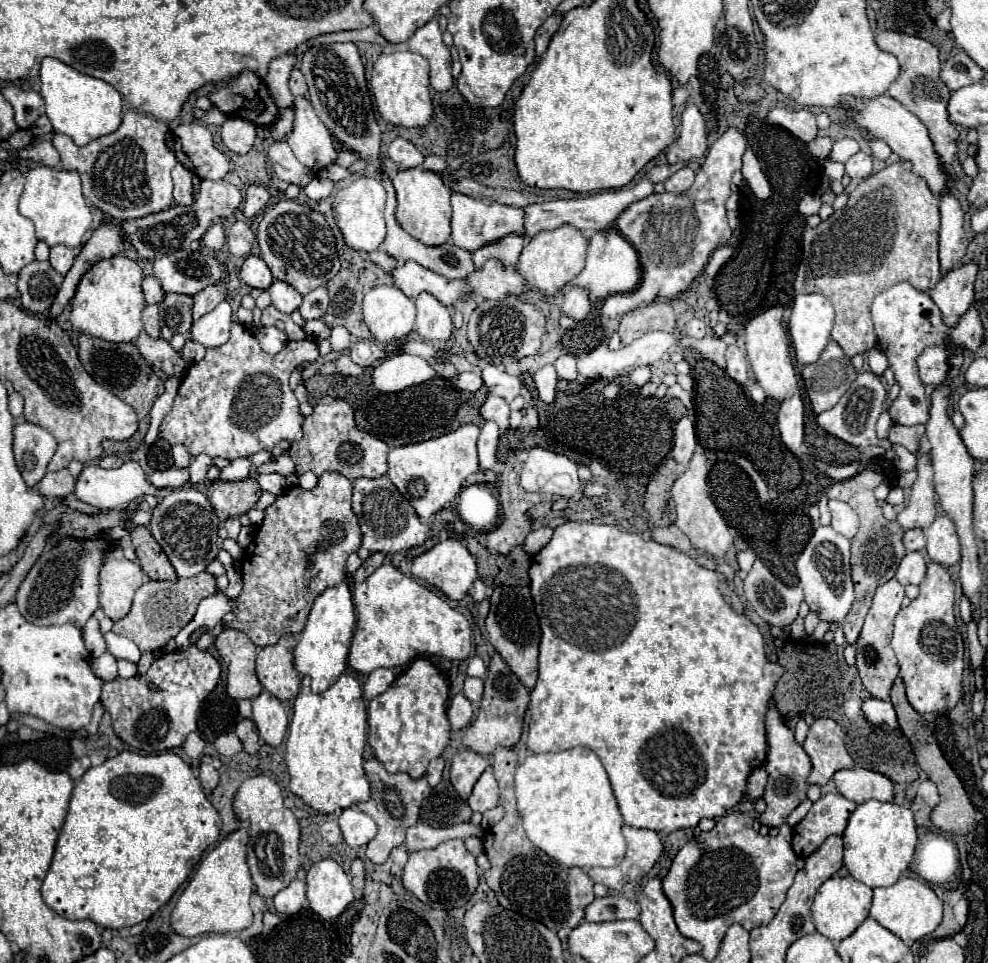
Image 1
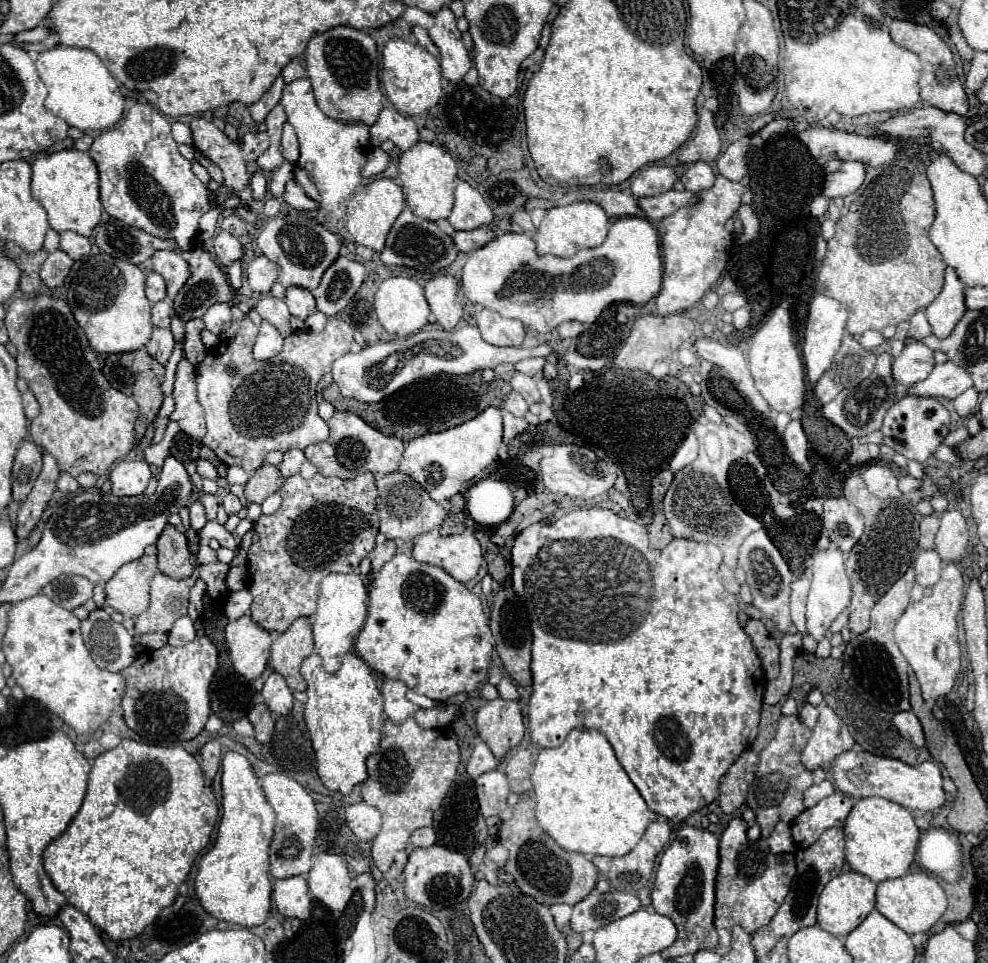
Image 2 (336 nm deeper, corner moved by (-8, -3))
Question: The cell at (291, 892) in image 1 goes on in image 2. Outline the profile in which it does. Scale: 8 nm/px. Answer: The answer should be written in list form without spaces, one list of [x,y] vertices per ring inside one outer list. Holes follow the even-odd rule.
[[[292,876],[274,882],[274,902],[282,916],[286,918],[308,918],[310,916],[310,896],[304,876]]]

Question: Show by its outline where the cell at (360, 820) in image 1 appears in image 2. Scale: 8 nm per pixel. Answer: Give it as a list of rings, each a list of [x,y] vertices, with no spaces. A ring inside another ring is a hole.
[[[358,802],[346,808],[346,822],[350,826],[350,830],[360,838],[360,840],[374,840],[374,836],[380,832],[382,828],[382,816],[380,812],[366,804],[366,802]]]

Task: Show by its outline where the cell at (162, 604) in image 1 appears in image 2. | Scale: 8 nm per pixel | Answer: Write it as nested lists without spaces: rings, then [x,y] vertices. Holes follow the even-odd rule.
[[[158,572],[152,580],[152,600],[146,612],[136,618],[136,636],[146,632],[168,632],[180,616],[188,612],[188,592],[196,578],[174,580]]]

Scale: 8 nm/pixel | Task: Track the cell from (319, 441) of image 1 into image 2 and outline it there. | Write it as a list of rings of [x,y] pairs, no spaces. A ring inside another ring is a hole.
[[[336,412],[330,420],[330,436],[322,444],[308,446],[306,458],[318,468],[324,476],[338,476],[338,478],[356,478],[364,472],[372,474],[388,474],[398,470],[400,458],[404,454],[404,442],[394,436],[386,436],[380,430],[368,426],[360,416],[352,412]]]

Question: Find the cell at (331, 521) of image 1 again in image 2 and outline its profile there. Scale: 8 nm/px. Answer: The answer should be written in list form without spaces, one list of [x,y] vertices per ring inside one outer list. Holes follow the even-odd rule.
[[[324,474],[310,480],[290,476],[284,480],[280,496],[282,506],[274,514],[258,518],[248,550],[248,590],[254,596],[250,616],[268,632],[284,632],[296,618],[312,616],[322,578],[332,572],[354,572],[378,536],[374,474],[352,480]]]

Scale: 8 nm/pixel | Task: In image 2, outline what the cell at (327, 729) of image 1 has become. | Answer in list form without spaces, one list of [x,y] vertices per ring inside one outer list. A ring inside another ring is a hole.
[[[352,646],[352,650],[344,656],[338,672],[328,674],[322,668],[318,654],[310,654],[302,662],[300,672],[308,684],[304,718],[316,752],[318,776],[322,778],[326,788],[350,794],[356,784],[368,778],[366,758],[378,750],[380,742],[384,698],[376,686],[372,668],[356,654]]]

